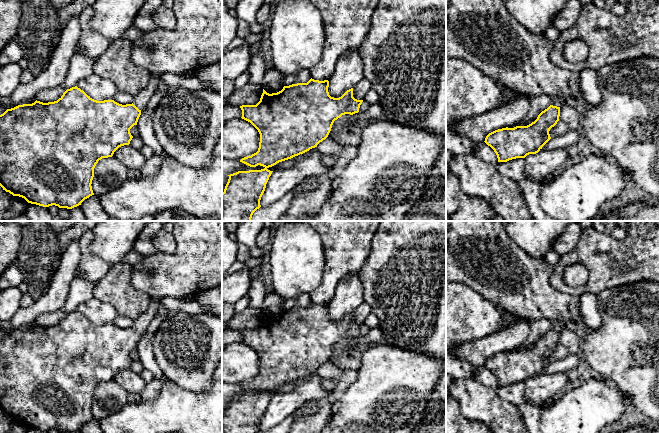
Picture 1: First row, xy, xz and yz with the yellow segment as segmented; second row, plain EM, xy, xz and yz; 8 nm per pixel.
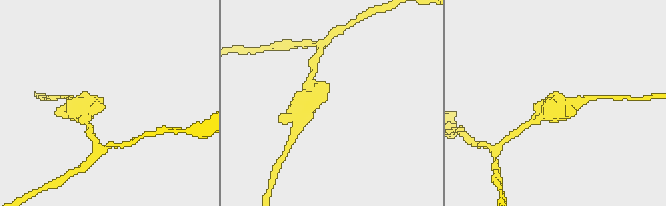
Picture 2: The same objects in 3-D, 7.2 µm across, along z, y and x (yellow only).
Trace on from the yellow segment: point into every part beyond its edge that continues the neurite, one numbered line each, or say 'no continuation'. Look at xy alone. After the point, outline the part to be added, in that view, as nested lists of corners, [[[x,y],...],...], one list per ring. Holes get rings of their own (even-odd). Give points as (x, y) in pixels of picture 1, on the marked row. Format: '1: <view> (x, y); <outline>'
1: xy (140, 101); [[[151,74],[148,85],[134,97],[133,104],[139,109],[144,110],[145,106],[153,96],[153,94],[157,91],[160,86],[160,78],[161,75]]]

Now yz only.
1: yz (557, 101); [[[554,96],[552,97],[552,104],[553,106],[560,107],[563,104],[563,98]]]

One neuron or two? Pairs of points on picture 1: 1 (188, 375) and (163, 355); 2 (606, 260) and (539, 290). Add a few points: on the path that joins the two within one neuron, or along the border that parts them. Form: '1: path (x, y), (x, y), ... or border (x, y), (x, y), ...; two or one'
1: path (182, 369), (169, 356); one
2: border (553, 266), (550, 284), (556, 289), (572, 295); two

